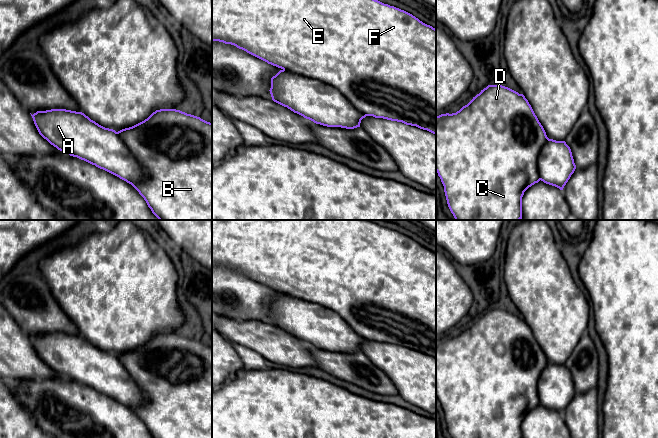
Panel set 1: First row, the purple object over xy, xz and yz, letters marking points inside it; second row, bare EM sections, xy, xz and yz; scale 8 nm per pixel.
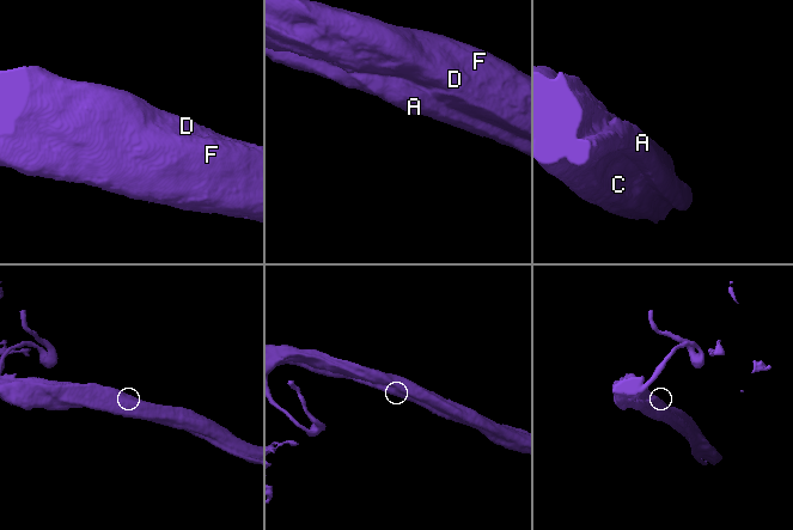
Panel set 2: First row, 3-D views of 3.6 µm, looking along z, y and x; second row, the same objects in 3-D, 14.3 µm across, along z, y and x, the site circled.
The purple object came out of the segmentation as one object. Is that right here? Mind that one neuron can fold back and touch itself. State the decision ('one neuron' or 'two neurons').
two neurons

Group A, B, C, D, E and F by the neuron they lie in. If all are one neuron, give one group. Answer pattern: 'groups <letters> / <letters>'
groups A / B C D E F

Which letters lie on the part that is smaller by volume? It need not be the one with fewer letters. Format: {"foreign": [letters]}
{"foreign": ["A"]}

